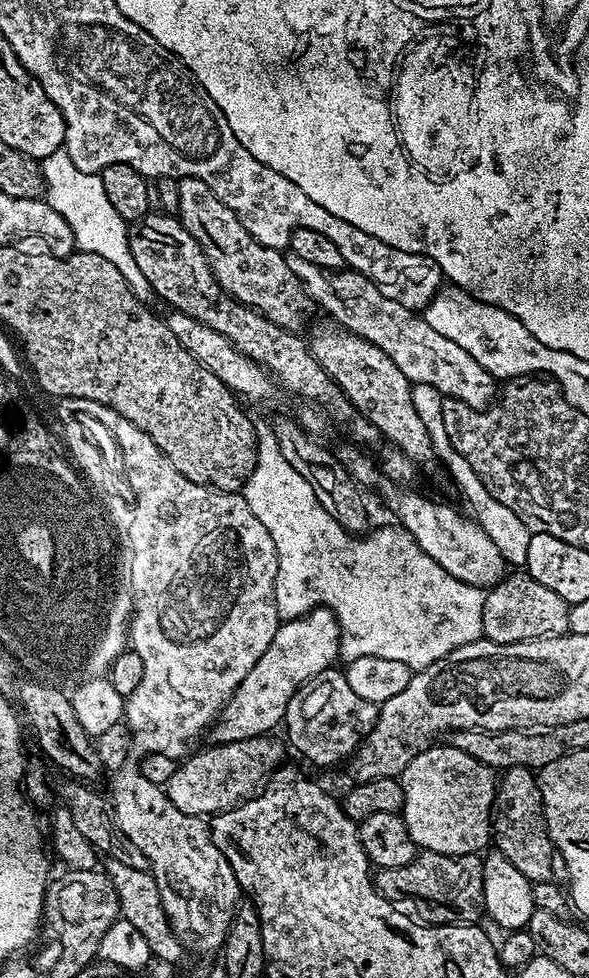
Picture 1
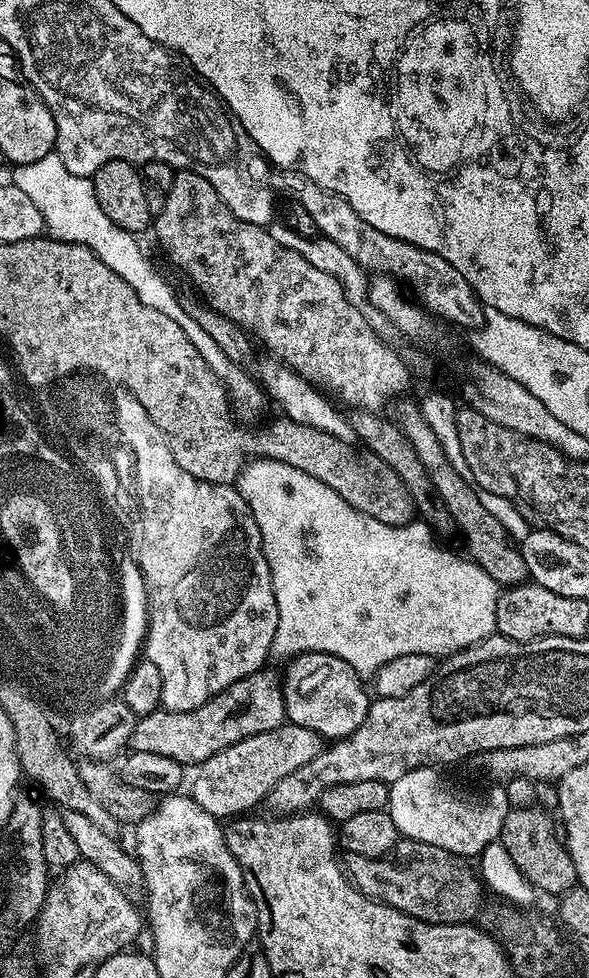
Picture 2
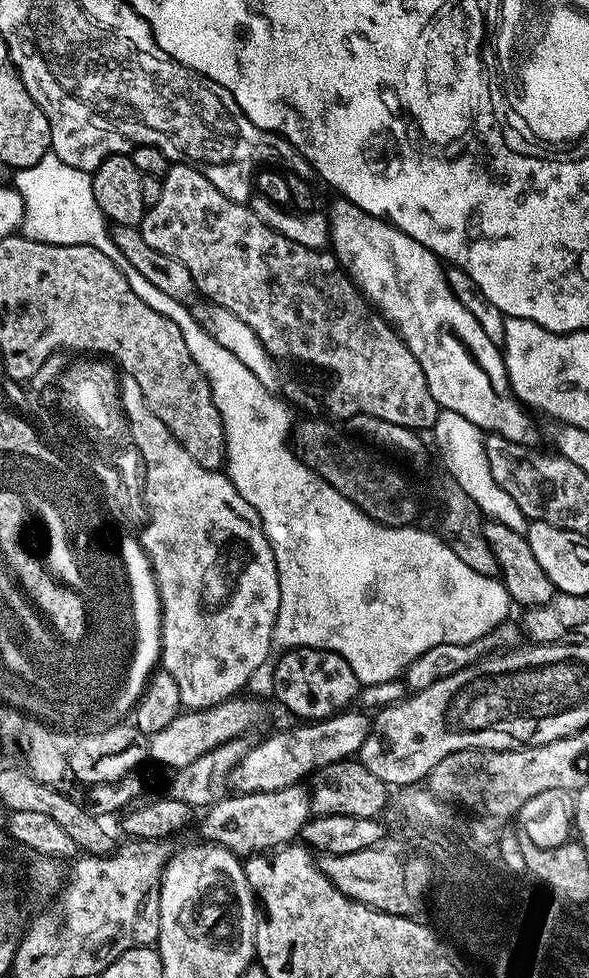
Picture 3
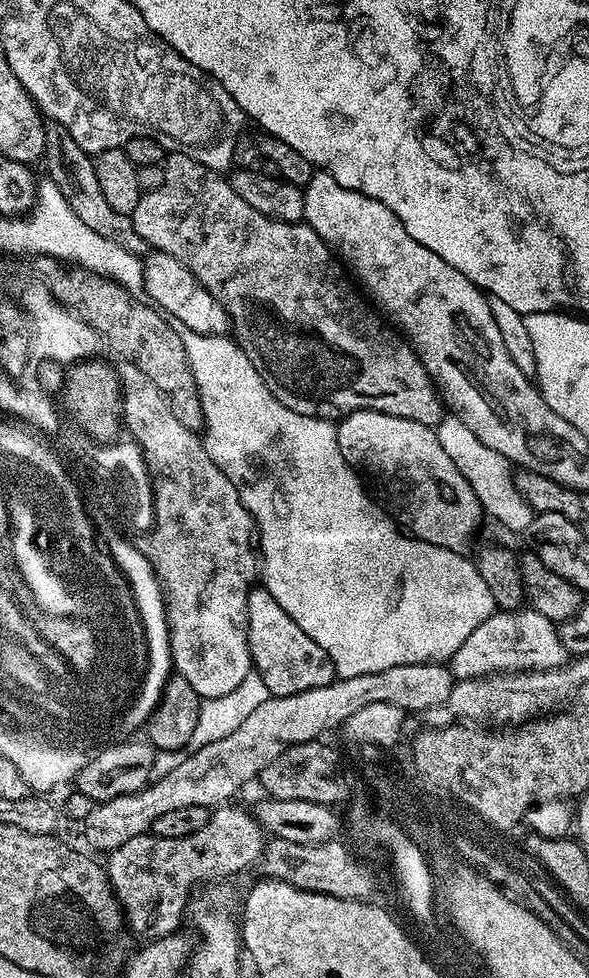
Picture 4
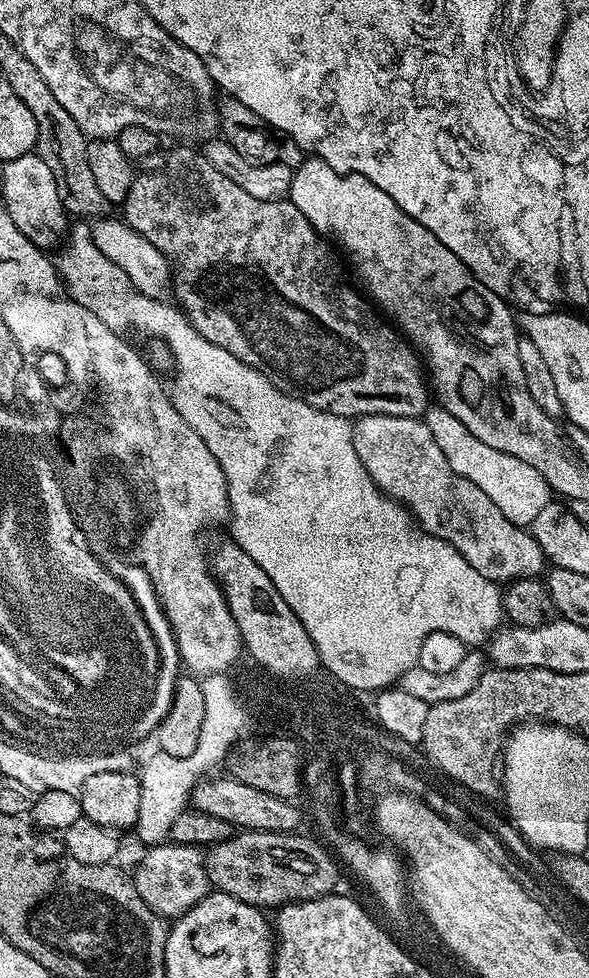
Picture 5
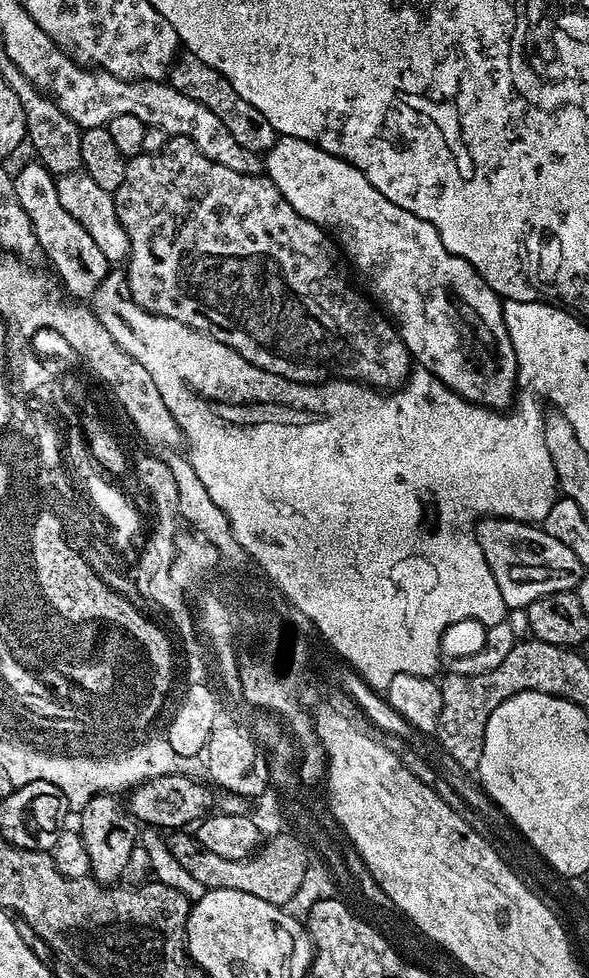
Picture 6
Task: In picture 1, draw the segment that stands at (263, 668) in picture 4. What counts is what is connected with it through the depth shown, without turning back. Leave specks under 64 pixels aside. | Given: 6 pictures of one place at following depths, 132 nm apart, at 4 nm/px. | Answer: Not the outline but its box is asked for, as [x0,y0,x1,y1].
[283,667,377,764]

